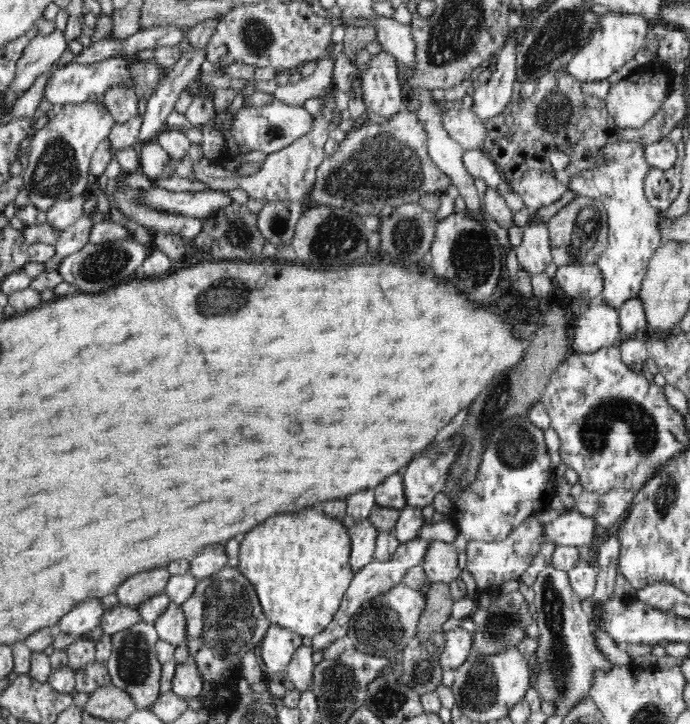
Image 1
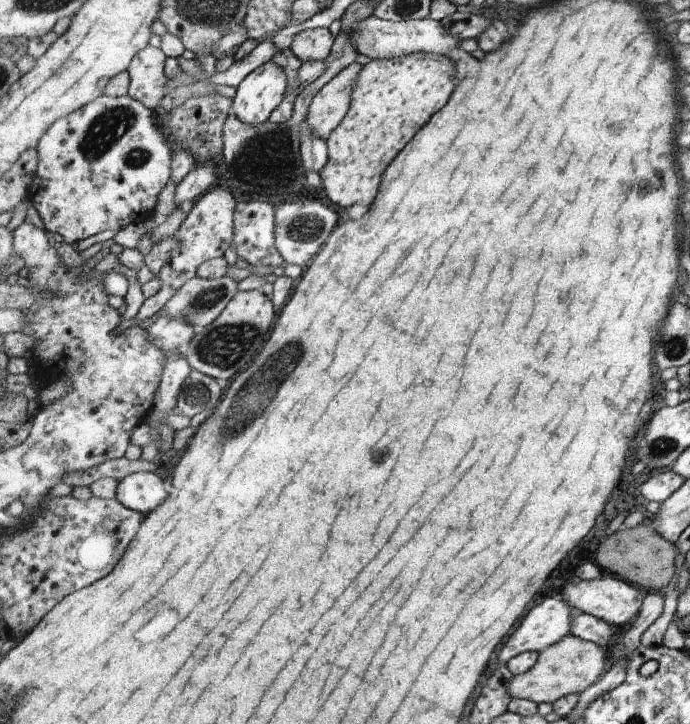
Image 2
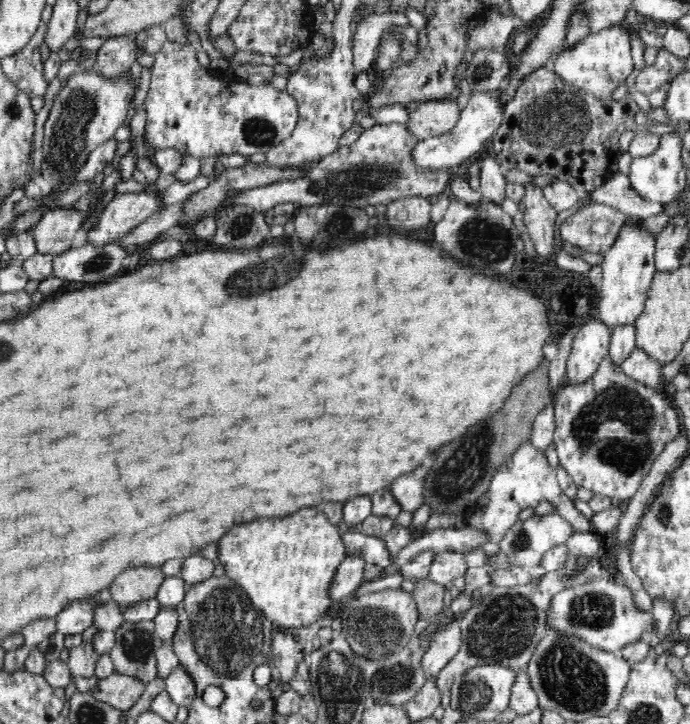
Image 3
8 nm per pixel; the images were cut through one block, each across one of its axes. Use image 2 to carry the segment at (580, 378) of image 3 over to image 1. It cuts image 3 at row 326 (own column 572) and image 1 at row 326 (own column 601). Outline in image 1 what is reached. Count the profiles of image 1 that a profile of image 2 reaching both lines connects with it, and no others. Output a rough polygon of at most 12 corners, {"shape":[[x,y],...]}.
{"shape":[[594,298],[579,315],[570,351],[620,342],[618,310]]}

